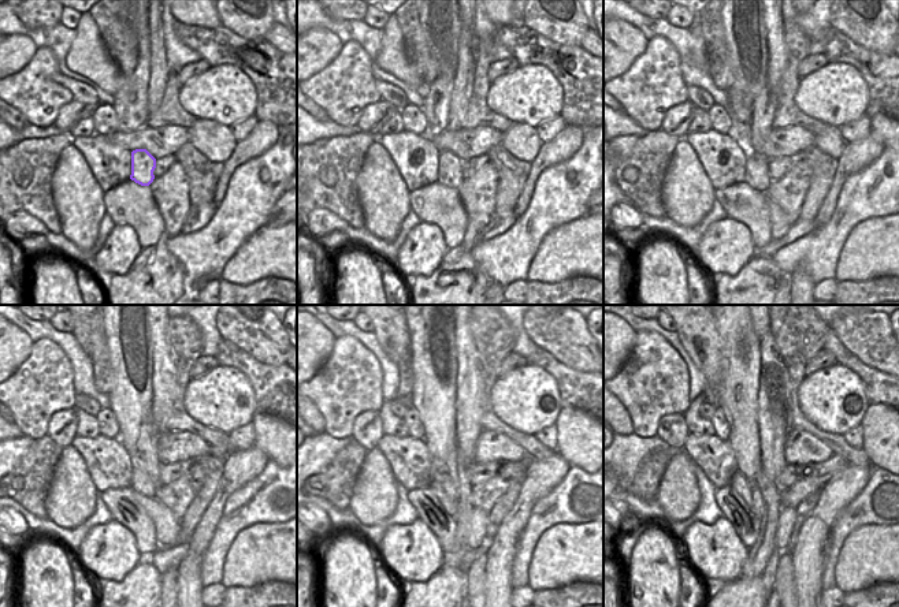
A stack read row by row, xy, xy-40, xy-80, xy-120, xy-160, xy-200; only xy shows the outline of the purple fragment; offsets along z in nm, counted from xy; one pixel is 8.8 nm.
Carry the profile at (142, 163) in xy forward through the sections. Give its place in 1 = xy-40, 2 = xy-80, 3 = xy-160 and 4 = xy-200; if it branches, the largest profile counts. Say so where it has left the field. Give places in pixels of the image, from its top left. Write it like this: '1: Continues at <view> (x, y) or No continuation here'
1: Continues at xy-40 (449, 166)
2: Continues at xy-80 (757, 166)
3: Continues at xy-160 (446, 494)
4: Continues at xy-200 (751, 495).

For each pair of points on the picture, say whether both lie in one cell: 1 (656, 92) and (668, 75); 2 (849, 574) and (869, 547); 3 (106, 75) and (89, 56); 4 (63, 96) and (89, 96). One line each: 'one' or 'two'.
1: one
2: one
3: one
4: two

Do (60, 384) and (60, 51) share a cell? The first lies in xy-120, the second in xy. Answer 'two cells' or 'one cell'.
two cells

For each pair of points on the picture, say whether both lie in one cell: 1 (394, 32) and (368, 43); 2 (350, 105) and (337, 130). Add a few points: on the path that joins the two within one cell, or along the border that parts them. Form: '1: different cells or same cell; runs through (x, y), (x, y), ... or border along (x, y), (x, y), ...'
1: different cells; border along (383, 29), (381, 48), (375, 60), (381, 69)
2: different cells; border along (329, 118), (340, 125), (356, 125)

